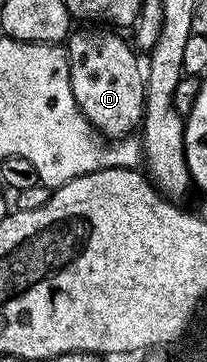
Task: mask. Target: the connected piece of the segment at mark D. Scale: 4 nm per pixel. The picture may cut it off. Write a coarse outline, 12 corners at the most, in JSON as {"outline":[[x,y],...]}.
{"outline":[[114,30],[65,43],[74,99],[96,132],[143,117],[136,50]]}

